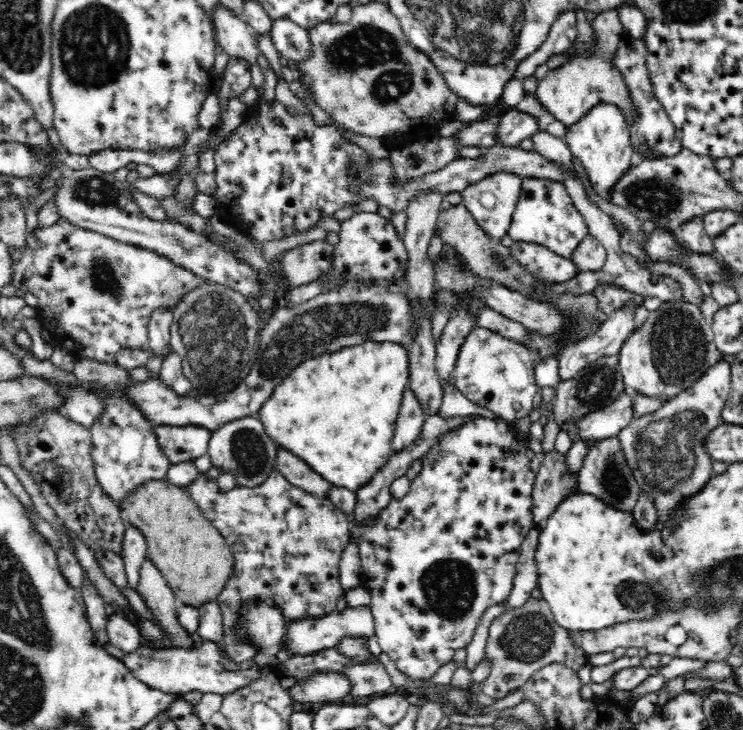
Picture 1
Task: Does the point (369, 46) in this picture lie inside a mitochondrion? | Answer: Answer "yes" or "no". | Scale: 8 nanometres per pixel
yes

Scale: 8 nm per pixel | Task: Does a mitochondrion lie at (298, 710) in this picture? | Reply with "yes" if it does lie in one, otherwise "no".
no

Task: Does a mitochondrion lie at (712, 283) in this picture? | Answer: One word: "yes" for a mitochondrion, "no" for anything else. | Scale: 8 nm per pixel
no

